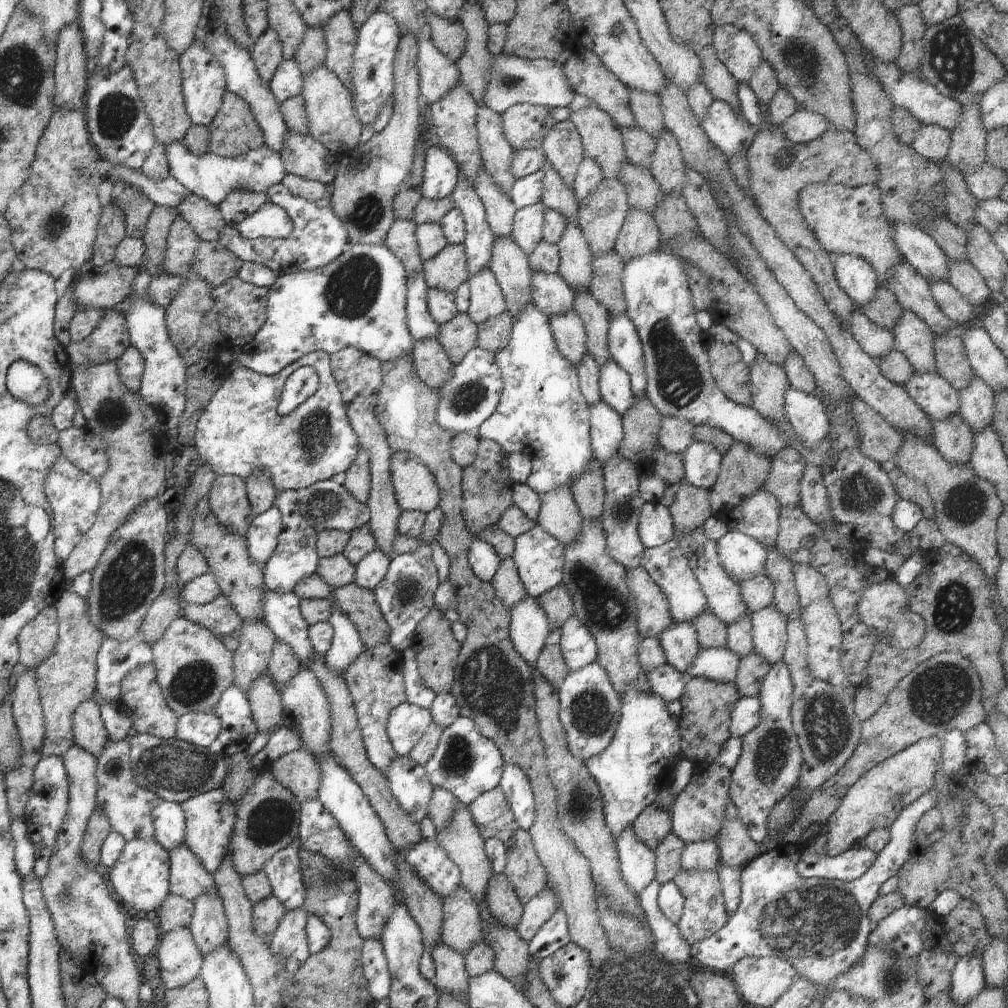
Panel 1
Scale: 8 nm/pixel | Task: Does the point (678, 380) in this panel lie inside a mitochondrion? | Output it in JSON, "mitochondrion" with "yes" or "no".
{"mitochondrion":"yes"}

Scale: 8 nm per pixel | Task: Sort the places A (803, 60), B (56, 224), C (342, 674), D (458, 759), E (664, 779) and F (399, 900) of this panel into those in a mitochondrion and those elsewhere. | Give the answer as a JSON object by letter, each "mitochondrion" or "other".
{"A":"mitochondrion","B":"mitochondrion","C":"other","D":"mitochondrion","E":"other","F":"other"}

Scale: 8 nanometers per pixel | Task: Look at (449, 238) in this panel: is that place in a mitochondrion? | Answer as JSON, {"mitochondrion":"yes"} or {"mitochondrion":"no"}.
{"mitochondrion":"no"}

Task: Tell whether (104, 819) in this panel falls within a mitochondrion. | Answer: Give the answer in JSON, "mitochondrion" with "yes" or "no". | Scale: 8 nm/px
{"mitochondrion":"no"}

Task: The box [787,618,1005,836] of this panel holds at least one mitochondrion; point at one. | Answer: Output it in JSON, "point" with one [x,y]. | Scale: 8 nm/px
{"point":[939,693]}

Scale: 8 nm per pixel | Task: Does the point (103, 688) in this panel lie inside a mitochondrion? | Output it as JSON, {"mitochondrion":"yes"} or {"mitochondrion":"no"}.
{"mitochondrion":"no"}

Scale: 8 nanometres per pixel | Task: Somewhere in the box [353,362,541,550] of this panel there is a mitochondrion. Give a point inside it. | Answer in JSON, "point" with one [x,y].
{"point":[466,400]}

